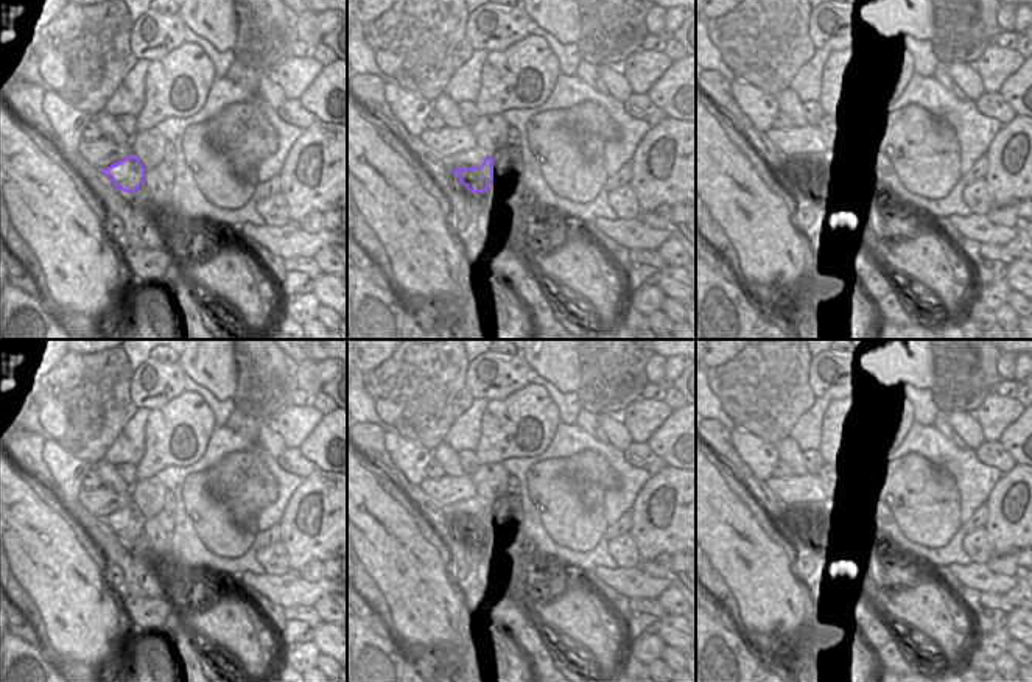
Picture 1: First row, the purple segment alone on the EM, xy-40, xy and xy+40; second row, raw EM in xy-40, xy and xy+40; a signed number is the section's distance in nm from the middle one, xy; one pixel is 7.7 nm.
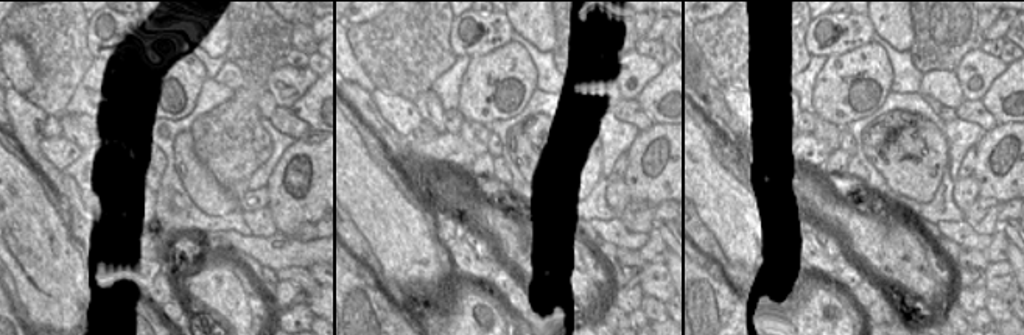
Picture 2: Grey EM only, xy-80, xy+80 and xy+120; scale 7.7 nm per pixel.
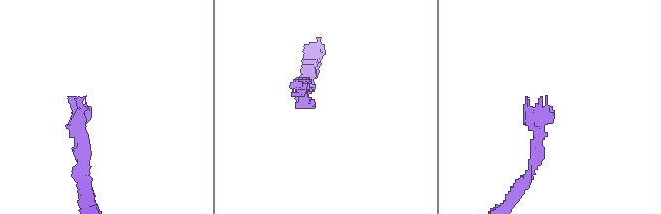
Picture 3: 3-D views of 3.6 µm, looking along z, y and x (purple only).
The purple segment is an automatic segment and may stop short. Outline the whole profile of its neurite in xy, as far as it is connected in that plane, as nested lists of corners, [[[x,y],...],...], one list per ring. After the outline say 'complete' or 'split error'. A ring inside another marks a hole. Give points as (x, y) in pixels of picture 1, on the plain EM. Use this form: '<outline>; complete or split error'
[[[486,504],[479,515],[456,517],[451,520],[459,531],[472,542],[484,542],[493,529],[493,508]]]; complete

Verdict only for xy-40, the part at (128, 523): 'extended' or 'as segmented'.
as segmented

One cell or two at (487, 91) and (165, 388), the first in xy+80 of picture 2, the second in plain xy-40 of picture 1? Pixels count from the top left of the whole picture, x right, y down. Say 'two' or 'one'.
two

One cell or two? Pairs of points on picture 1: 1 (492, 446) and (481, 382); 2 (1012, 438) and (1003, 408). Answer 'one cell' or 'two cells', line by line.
1: two cells
2: two cells

